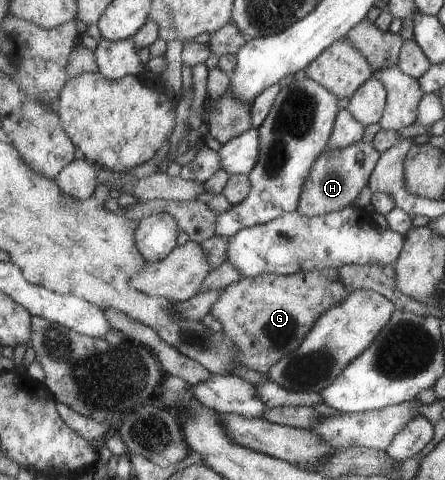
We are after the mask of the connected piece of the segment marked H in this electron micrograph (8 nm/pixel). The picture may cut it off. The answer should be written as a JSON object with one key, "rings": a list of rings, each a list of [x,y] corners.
{"rings":[[[358,142],[340,148],[340,150],[324,150],[314,164],[309,179],[302,188],[301,201],[298,202],[297,212],[303,216],[319,216],[330,212],[346,209],[358,199],[358,194],[369,185],[369,180],[381,160],[381,152],[372,143]]]}

